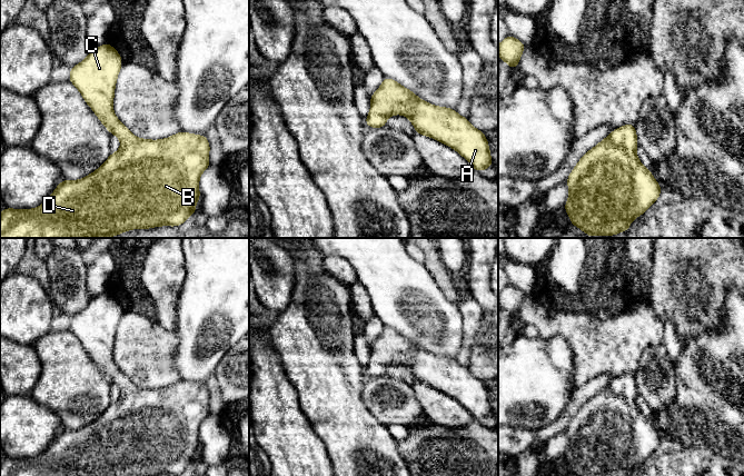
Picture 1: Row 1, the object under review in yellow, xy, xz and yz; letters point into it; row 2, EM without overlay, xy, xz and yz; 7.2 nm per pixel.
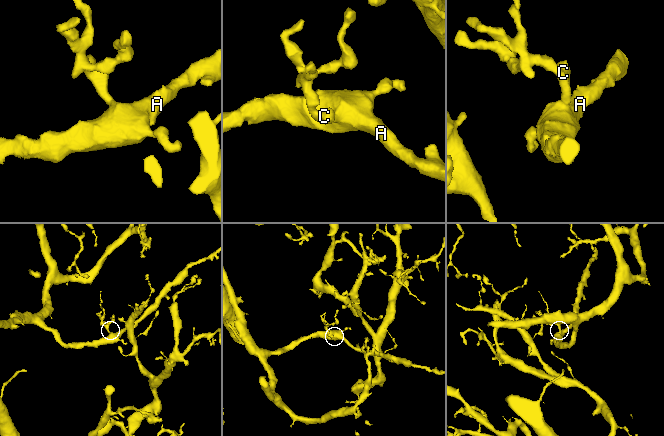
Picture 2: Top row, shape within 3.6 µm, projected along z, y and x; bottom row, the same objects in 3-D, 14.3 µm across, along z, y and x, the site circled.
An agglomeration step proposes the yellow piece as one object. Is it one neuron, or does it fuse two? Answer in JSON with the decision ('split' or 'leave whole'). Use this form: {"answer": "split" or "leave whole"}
{"answer": "leave whole"}

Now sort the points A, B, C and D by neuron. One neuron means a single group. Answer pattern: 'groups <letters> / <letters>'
groups A B C D

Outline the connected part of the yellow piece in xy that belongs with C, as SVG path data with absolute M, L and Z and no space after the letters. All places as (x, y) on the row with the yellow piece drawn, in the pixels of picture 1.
M109 43L89 52L88 57L70 68L69 82L73 83L85 101L111 135L121 141L121 147L96 171L80 180L62 180L52 195L34 209L4 208L0 214L0 238L105 238L120 235L131 229L149 229L160 226L180 226L196 211L200 199L199 178L211 165L209 141L206 136L178 132L167 139L140 139L116 117L113 97L117 77L122 60Z

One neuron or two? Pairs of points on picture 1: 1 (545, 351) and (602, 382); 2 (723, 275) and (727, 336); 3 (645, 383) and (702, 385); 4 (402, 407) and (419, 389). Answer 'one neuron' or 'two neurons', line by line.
1: two neurons
2: two neurons
3: two neurons
4: two neurons

